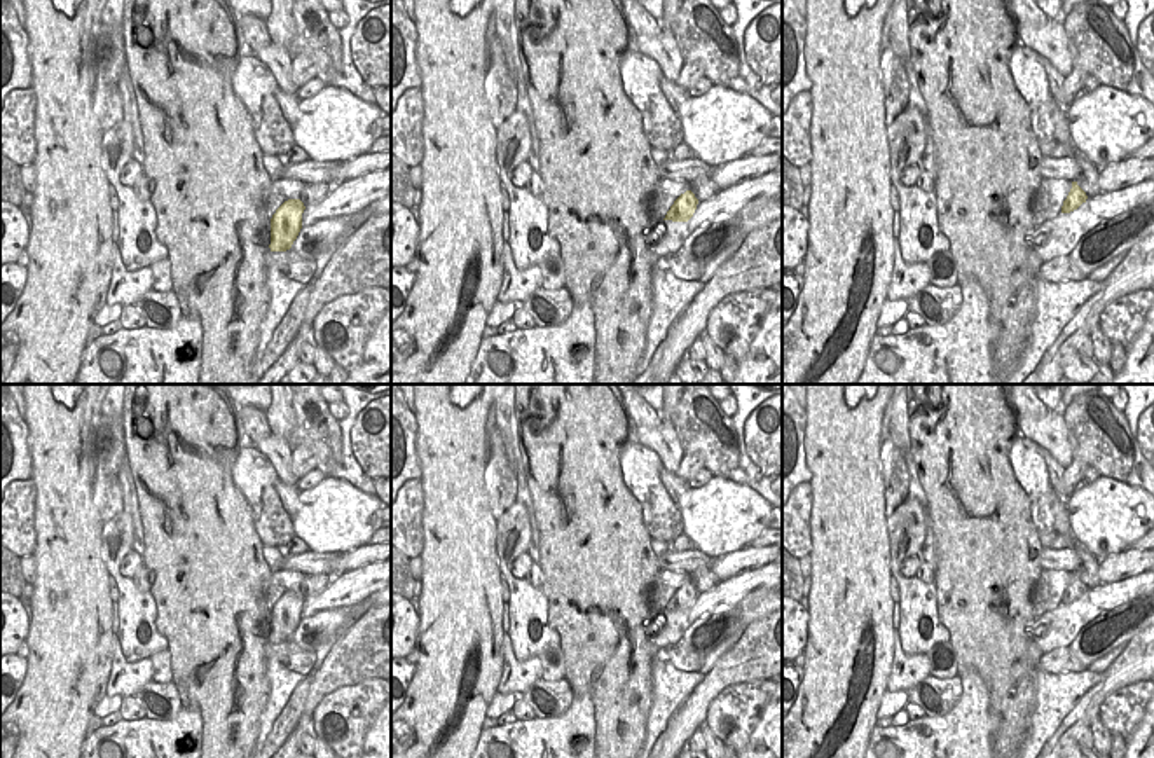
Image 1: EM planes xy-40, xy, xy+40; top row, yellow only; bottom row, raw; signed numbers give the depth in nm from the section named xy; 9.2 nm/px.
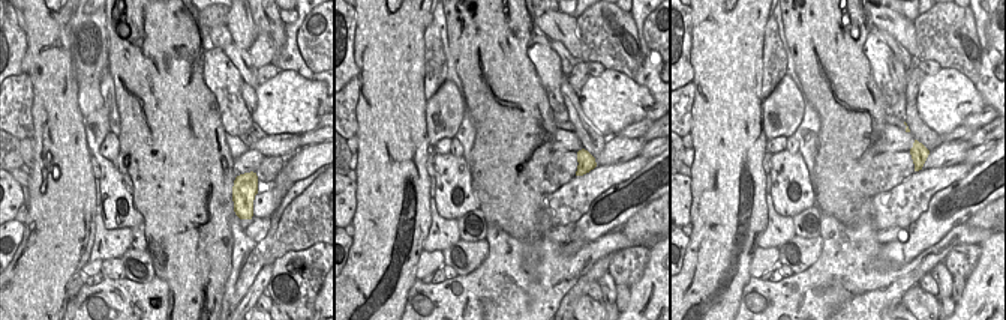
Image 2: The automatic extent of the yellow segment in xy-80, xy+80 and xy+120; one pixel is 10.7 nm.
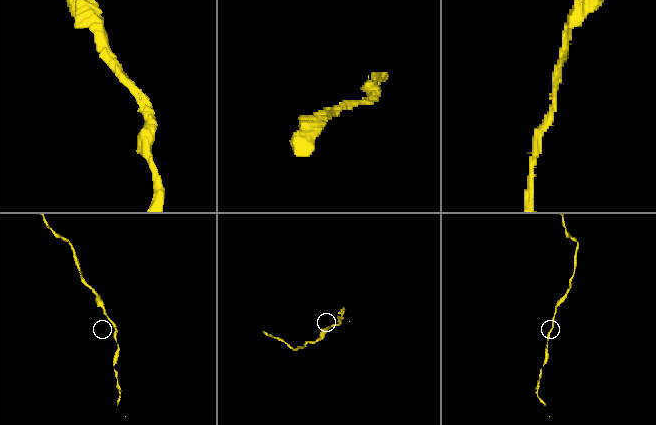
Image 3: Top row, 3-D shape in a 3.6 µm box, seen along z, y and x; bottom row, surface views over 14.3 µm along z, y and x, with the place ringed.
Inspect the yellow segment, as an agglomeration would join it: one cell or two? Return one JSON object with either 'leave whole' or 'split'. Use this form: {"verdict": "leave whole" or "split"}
{"verdict": "leave whole"}

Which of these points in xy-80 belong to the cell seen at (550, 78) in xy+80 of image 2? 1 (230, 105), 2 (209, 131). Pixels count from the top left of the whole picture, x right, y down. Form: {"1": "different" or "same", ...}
{"1": "same", "2": "different"}

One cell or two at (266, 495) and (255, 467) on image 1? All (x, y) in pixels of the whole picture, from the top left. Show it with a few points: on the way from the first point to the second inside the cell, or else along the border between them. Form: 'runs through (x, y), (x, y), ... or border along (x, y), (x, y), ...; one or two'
runs through (259, 488), (255, 474); one

